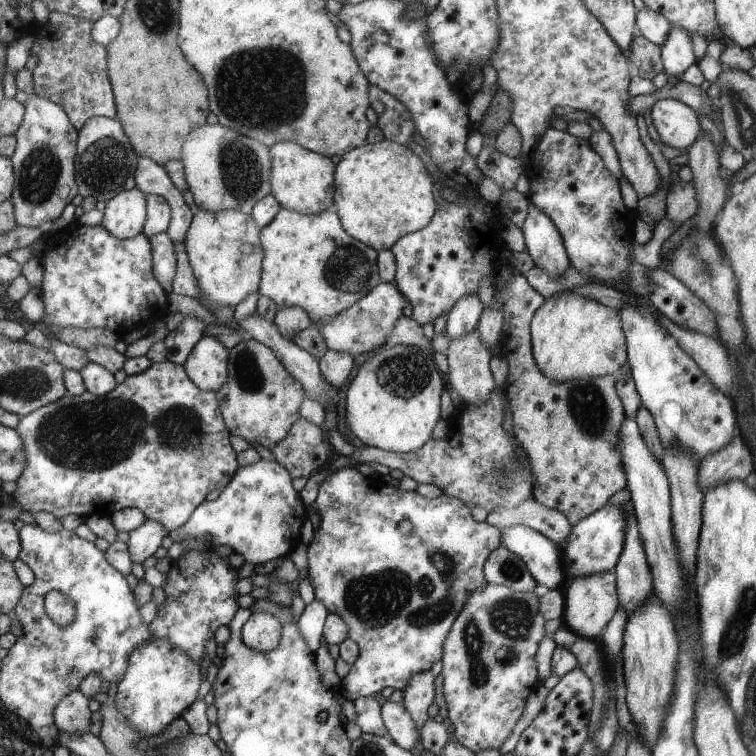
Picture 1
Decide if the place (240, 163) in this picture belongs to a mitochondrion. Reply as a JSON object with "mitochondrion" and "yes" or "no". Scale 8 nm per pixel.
{"mitochondrion":"yes"}

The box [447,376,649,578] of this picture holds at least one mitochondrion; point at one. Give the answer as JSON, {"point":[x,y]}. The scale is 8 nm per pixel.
{"point":[591,410]}

